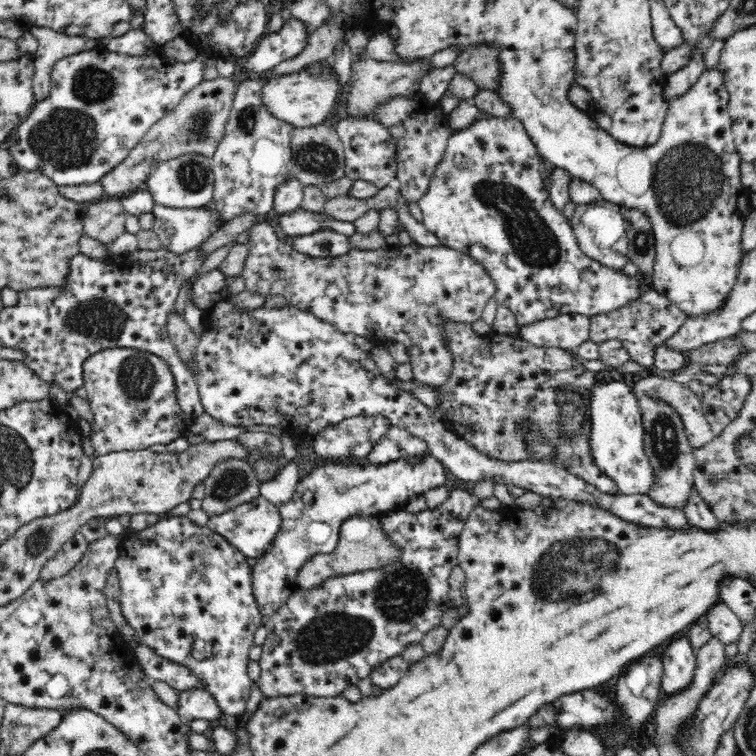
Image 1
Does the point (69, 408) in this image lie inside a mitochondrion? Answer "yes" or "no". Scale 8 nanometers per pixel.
no

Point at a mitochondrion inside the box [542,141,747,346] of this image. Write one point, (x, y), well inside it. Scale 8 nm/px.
(641, 242)

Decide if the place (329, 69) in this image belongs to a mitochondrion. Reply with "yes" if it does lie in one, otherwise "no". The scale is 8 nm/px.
no

